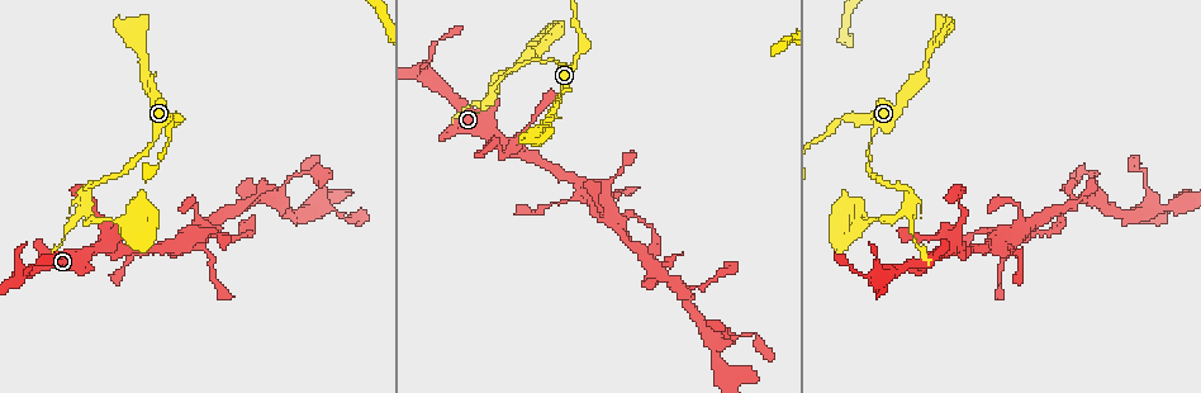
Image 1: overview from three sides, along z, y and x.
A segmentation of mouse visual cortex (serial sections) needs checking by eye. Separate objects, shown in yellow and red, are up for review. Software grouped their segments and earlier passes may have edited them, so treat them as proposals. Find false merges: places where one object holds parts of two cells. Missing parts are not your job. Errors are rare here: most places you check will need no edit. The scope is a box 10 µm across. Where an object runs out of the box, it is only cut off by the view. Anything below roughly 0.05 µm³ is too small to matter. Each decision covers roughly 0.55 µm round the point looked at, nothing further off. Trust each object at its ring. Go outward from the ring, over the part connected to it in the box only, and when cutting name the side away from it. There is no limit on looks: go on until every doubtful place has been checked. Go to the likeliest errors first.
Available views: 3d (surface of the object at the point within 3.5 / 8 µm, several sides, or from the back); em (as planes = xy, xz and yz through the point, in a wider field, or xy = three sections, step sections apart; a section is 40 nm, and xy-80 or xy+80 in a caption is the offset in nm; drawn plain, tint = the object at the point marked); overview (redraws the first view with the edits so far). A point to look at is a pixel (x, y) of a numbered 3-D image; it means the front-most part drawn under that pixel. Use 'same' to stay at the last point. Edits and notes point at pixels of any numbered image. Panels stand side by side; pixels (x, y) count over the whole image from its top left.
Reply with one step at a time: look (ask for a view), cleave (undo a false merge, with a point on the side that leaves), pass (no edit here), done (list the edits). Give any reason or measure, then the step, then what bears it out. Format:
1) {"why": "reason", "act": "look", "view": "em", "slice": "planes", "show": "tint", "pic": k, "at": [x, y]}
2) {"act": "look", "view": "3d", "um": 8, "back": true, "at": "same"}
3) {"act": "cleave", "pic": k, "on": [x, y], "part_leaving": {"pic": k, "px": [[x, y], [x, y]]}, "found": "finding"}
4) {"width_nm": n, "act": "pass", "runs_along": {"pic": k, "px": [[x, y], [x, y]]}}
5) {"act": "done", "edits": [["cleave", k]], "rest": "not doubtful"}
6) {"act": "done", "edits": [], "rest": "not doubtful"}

{"why": "abrupt turn", "act": "look", "view": "3d", "um": 3.5, "pic": 1, "at": [86, 195]}

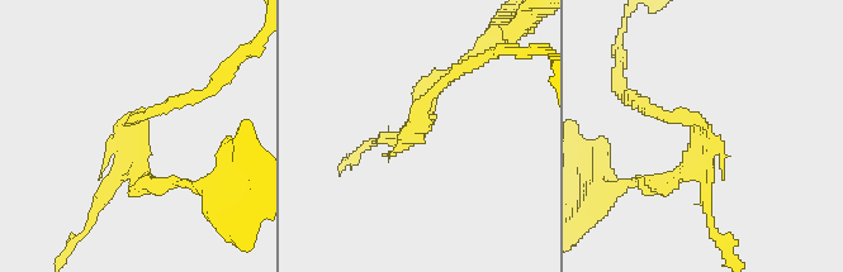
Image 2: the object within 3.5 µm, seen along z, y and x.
{"act": "pass", "runs_along": {"pic": 2, "px": [[167, 103], [132, 118], [152, 184]]}, "found": "all the same cell"}

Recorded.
{"why": "sudden change in width", "act": "look", "view": "3d", "um": 3.5, "pic": 1, "at": [203, 225]}

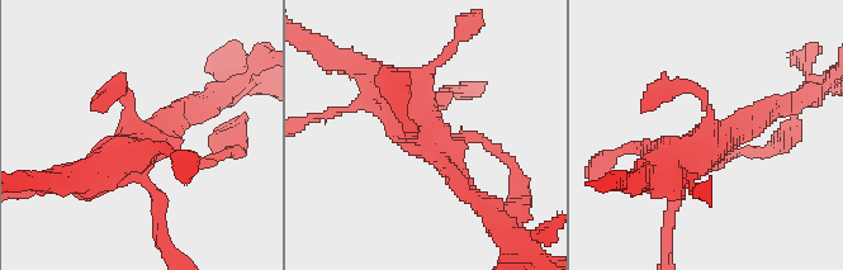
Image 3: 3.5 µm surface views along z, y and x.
{"act": "look", "view": "em", "slice": "xy", "step": 1, "show": "tint", "pic": 3, "at": [434, 142]}

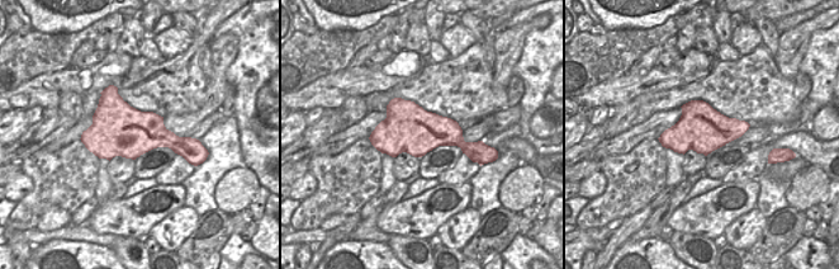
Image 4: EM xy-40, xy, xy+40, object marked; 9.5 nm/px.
{"act": "pass", "runs_along": {"pic": 3, "px": [[380, 85], [474, 199]]}, "found": "all the same cell"}

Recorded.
{"why": "thin neck", "act": "look", "view": "3d", "um": 3.5, "back": true, "pic": 1, "at": [749, 336]}

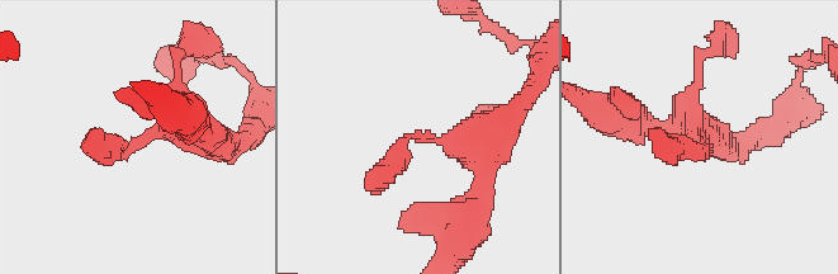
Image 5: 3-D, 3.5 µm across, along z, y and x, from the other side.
{"why": "now the EM", "act": "look", "view": "em", "slice": "xy", "step": 5, "show": "tint", "pic": 5, "at": [706, 145]}

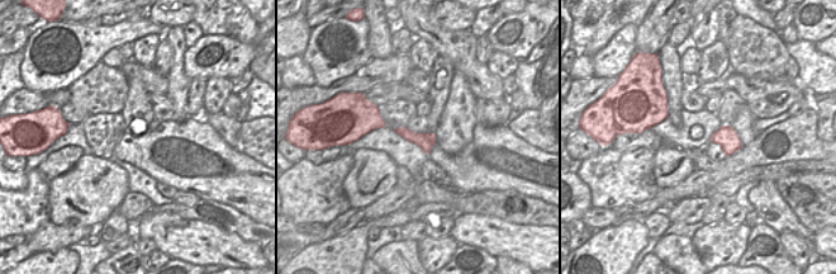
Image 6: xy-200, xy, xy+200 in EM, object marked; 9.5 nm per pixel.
{"act": "pass", "runs_along": {"pic": 5, "px": [[491, 131], [410, 137], [374, 193]]}, "found": "all the same cell"}

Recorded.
{"act": "done", "edits": [], "rest": "not doubtful"}

